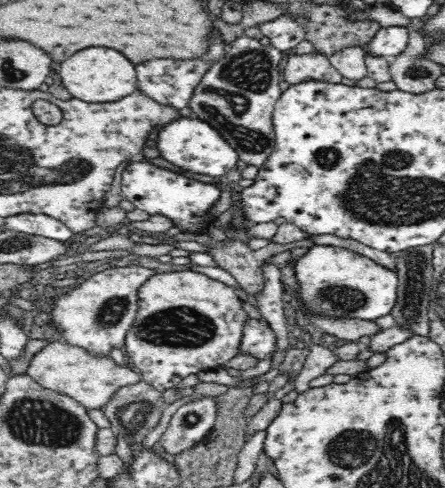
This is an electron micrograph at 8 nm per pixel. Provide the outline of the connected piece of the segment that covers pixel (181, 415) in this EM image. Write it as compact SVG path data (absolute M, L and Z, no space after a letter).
M196 396L171 416L167 433L160 439L164 450L176 456L194 448L214 428L218 416L217 396Z

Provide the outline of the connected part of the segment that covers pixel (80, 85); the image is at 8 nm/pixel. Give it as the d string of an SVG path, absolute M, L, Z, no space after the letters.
M86 48L74 56L70 56L66 62L60 64L60 78L63 86L72 94L73 98L89 102L90 104L102 102L118 102L118 99L134 92L136 74L134 64L124 58L120 52L110 48Z

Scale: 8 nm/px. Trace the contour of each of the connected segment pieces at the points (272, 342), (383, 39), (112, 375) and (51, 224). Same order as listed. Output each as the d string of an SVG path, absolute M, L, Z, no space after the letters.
M246 318L237 354L248 354L258 361L268 360L278 350L276 342L276 331L264 318Z
M392 25L382 27L376 31L372 40L364 46L364 52L372 53L374 56L382 56L392 60L398 57L404 50L408 42L407 27L403 25Z
M49 342L31 358L25 373L42 388L72 397L85 408L100 408L121 386L132 386L141 380L137 370L129 365L120 367L111 358L95 358L83 348L63 342Z
M26 213L7 217L5 228L60 241L68 241L73 236L71 230L62 222L42 214Z

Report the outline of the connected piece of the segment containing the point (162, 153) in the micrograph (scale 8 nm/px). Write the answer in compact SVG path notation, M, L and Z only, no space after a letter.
M180 115L160 127L156 136L159 157L177 166L180 171L204 176L222 176L232 173L238 155L214 126L196 116Z

